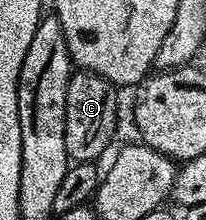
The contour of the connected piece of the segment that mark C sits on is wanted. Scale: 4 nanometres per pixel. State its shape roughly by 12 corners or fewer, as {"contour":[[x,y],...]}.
{"contour":[[71,76],[64,143],[71,162],[97,162],[118,121],[115,86]]}

